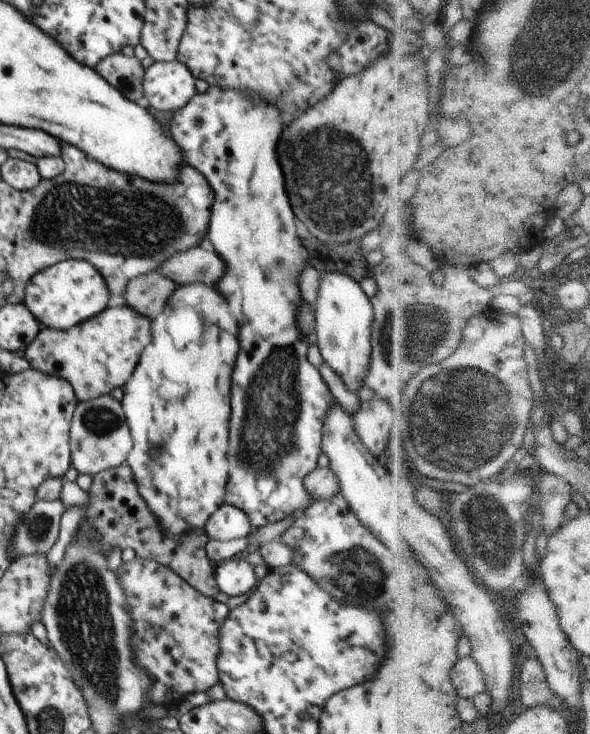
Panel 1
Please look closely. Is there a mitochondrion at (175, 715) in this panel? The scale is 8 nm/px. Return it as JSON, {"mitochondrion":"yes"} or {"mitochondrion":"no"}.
{"mitochondrion":"no"}

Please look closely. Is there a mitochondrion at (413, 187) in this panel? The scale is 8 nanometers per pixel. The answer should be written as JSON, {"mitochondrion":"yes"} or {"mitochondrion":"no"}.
{"mitochondrion":"no"}

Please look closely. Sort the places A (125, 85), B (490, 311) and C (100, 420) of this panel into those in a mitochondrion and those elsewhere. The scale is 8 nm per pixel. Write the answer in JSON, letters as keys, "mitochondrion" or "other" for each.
{"A":"other","B":"other","C":"mitochondrion"}

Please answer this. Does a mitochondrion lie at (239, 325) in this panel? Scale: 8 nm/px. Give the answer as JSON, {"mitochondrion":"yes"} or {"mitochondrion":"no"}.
{"mitochondrion":"no"}

